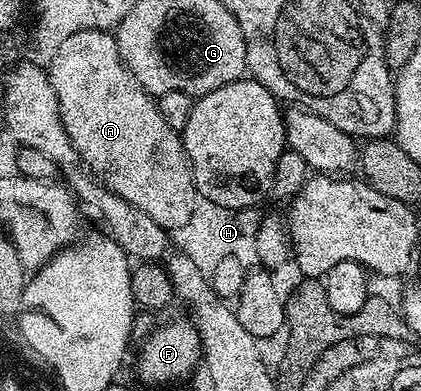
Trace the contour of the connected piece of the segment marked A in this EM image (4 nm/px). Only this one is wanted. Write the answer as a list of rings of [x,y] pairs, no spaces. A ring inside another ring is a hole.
[[[87,29],[72,34],[61,42],[48,68],[52,89],[58,98],[58,112],[70,143],[78,150],[79,160],[99,183],[124,201],[152,217],[166,232],[181,229],[192,217],[196,202],[194,178],[182,136],[160,117],[155,96],[142,90],[141,85],[122,63],[113,34],[106,29]]]

